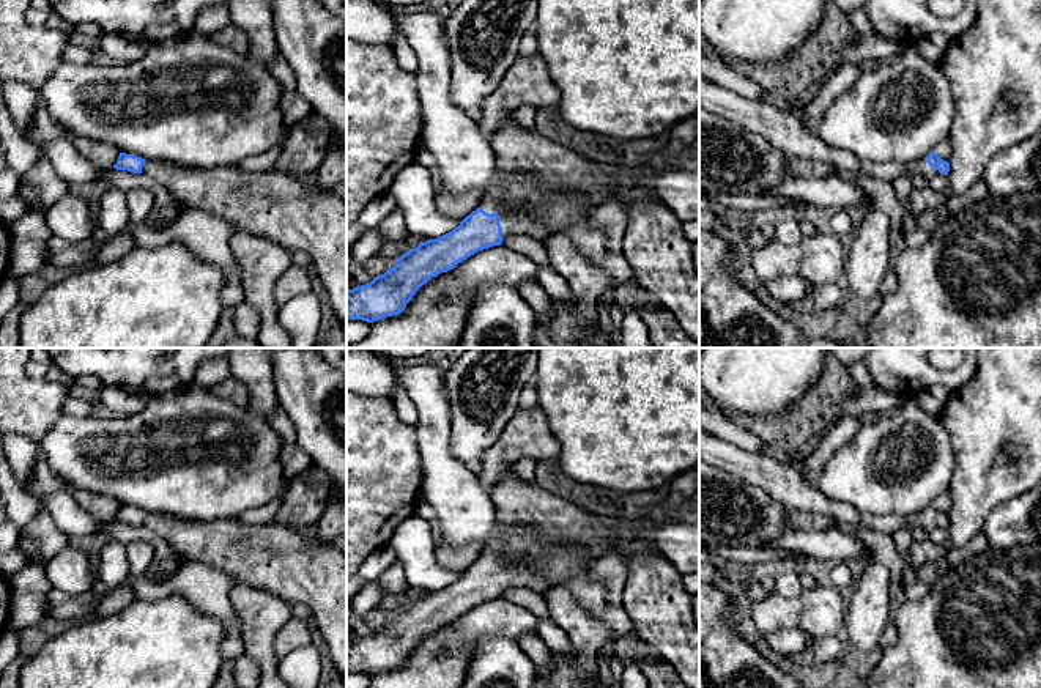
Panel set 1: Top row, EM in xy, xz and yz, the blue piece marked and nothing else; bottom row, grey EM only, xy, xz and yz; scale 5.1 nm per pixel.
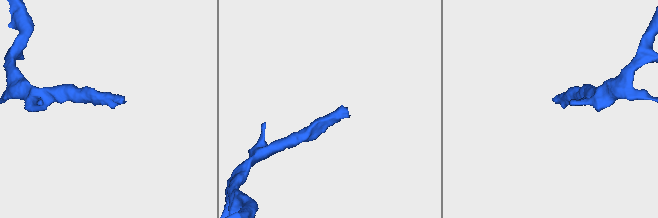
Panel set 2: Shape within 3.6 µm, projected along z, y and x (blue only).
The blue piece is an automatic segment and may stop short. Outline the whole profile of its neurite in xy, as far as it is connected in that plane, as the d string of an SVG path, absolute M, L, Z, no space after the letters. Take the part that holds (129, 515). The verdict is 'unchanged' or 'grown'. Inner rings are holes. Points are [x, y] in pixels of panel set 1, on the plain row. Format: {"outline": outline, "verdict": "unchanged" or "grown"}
{"outline": "M120 505L117 523L143 526L186 560L197 560L288 603L310 608L346 682L346 554L306 538L296 527L269 521L184 520Z", "verdict": "grown"}

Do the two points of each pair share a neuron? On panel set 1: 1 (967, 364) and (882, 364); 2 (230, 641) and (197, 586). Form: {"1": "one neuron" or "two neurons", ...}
{"1": "one neuron", "2": "one neuron"}

